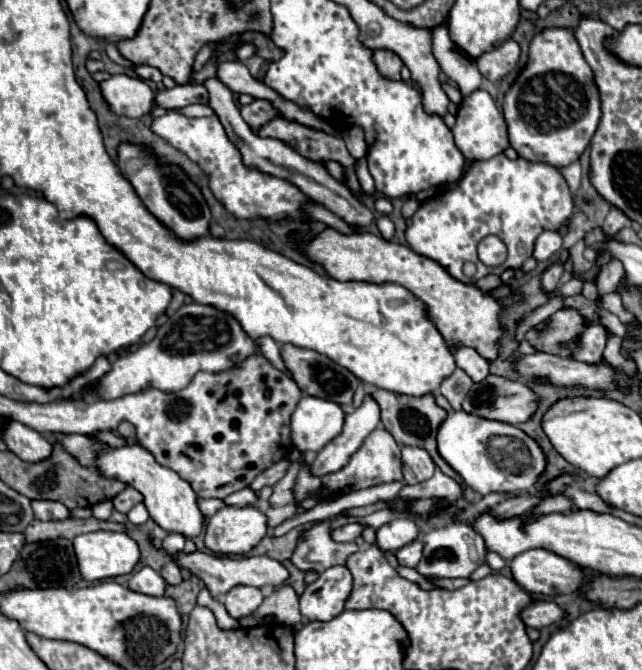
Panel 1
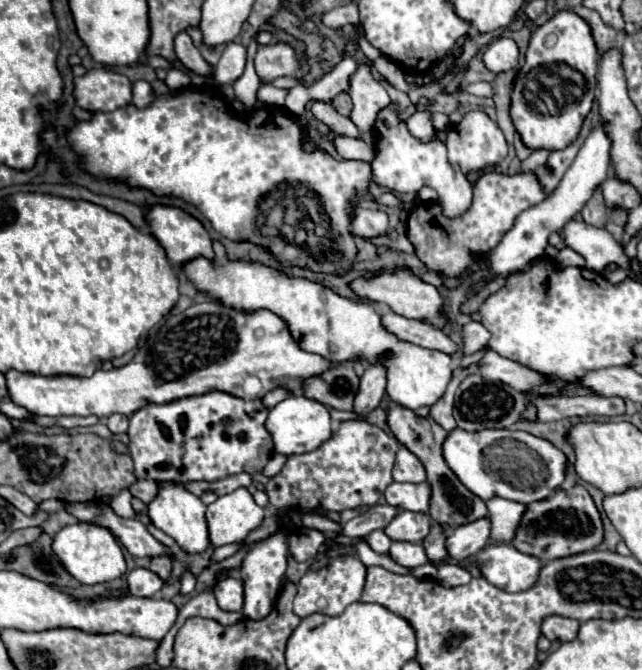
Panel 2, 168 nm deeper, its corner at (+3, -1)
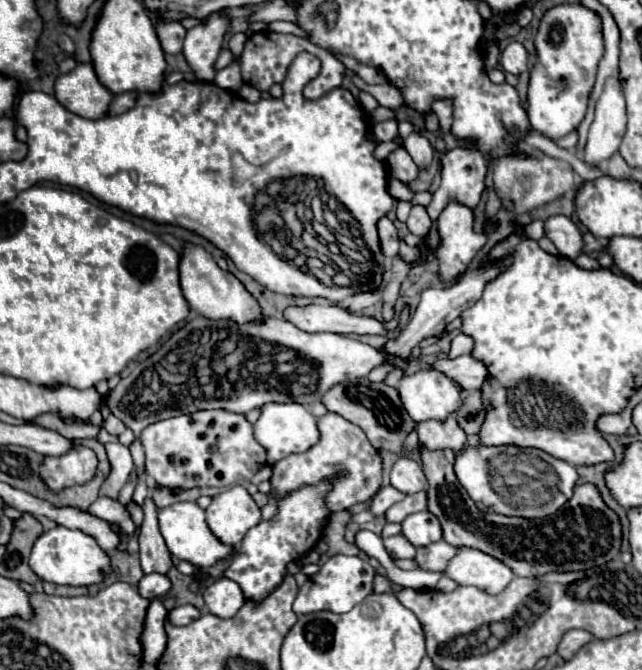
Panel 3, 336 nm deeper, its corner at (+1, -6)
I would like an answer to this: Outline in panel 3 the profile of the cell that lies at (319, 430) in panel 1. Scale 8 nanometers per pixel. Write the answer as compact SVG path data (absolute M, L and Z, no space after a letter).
M298 402L290 404L266 404L262 406L262 416L254 424L254 438L266 448L268 464L274 464L290 454L306 452L310 446L318 444L318 424L316 418Z

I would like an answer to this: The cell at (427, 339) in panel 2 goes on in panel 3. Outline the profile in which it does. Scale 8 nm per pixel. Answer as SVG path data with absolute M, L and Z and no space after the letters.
M316 302L306 308L286 308L286 320L306 332L336 332L336 334L374 334L388 336L388 328L374 316L350 314L334 304Z

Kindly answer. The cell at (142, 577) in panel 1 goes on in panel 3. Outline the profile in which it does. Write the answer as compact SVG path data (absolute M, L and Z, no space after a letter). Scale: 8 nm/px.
M146 574L140 582L138 582L138 592L142 594L142 598L160 598L170 590L170 580L164 574Z

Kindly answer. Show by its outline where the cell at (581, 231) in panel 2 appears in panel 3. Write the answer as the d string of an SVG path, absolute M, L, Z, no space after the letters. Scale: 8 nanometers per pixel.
M552 216L546 220L546 236L552 238L560 256L576 260L584 252L584 238L580 228L566 216Z

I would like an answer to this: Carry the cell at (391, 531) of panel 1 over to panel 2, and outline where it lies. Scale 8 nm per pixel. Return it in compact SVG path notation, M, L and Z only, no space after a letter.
M402 511L390 521L388 529L384 529L384 531L394 541L422 543L430 533L430 517L428 517L428 513Z

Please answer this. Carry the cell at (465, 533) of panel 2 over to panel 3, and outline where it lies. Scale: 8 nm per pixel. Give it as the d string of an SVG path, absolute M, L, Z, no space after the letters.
M440 540L440 542L434 542L430 546L418 548L416 560L418 560L420 568L424 568L424 570L444 572L446 566L448 566L448 562L450 562L450 558L454 558L454 554L458 554L458 548L450 546L444 540Z

